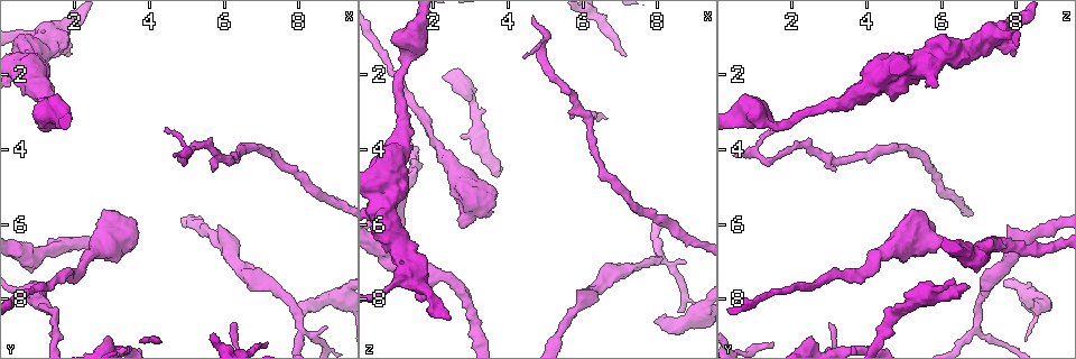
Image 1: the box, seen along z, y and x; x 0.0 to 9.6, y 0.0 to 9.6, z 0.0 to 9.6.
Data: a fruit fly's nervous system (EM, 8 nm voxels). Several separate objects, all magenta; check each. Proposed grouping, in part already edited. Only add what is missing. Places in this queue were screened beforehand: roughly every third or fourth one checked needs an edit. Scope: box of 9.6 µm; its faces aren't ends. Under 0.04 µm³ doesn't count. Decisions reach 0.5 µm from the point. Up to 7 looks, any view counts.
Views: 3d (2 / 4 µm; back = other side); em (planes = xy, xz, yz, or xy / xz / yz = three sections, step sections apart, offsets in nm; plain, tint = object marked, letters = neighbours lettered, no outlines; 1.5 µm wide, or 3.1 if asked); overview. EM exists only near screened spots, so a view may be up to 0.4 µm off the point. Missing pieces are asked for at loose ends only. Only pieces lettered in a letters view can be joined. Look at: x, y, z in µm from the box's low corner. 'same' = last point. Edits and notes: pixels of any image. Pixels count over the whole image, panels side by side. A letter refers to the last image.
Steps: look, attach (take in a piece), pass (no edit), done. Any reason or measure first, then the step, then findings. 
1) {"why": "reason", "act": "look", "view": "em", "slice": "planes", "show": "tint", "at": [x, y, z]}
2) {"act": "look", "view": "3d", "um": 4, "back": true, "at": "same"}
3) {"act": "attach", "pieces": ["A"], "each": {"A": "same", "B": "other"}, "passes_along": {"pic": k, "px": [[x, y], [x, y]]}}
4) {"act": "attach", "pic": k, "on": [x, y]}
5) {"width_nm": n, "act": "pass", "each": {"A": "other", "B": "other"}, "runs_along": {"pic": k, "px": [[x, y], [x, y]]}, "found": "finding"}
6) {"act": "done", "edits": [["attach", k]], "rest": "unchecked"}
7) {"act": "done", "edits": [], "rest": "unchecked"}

{"why": "an open end", "act": "look", "view": "3d", "um": 4, "at": [3.65, 6.00, 5.50]}

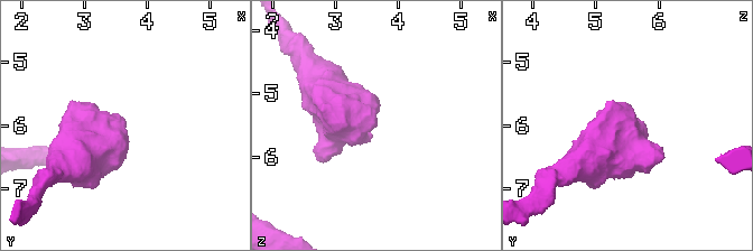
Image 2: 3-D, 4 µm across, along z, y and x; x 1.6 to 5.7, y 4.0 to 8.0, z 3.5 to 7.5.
{"act": "look", "view": "em", "slice": "planes", "show": "letters", "at": [3.65, 5.95, 5.50]}

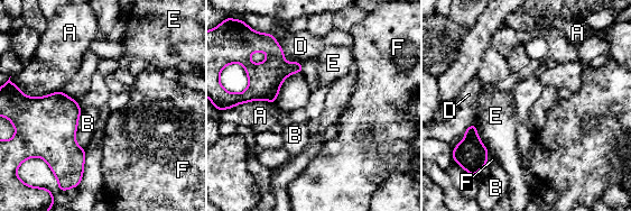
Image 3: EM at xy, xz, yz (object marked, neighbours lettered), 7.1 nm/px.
{"act": "pass", "each": {"A": "other", "B": "other", "D": "other", "E": "other", "F": "other"}, "found": "no lettered piece goes on from it"}

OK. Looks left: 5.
{"act": "look", "view": "3d", "um": 2, "at": [7.95, 8.10, 8.55]}

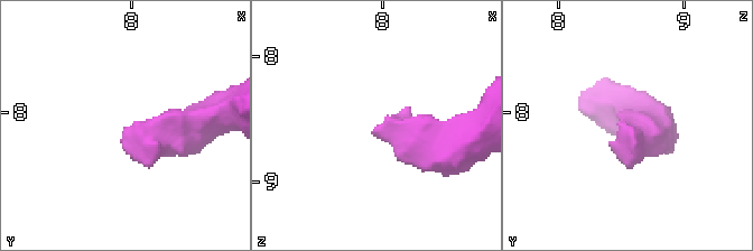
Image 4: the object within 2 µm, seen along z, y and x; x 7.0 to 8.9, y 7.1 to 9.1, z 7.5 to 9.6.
{"why": "need the tissue", "act": "look", "view": "em", "slice": "xy", "step": 8, "show": "tint", "at": [7.96, 8.12, 8.56]}

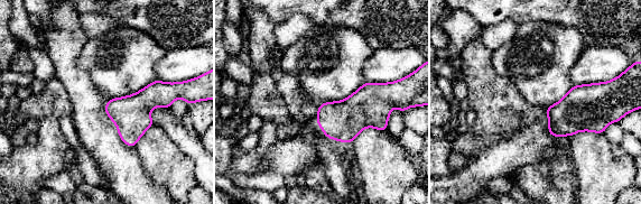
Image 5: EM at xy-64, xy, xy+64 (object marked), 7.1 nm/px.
{"act": "look", "view": "em", "slice": "planes", "show": "letters", "at": "same"}

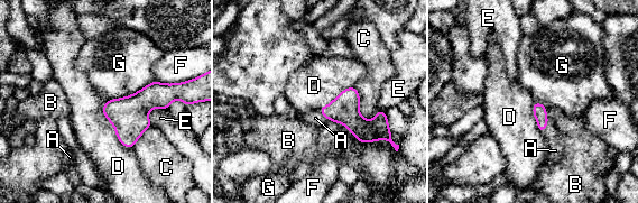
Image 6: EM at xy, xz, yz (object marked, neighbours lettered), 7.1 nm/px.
{"act": "attach", "pieces": ["A"], "each": {"A": "same", "B": "other", "C": "other", "D": "other", "E": "other", "F": "other", "G": "other"}, "passes_along": {"pic": 6, "px": [[539, 111], [545, 127], [555, 150]]}, "found": "it goes on there"}

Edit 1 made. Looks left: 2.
{"act": "done", "edits": [["attach", 6]], "rest": "unchecked"}

